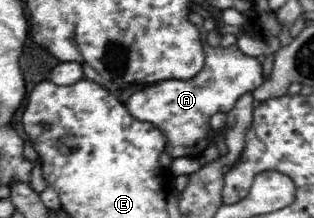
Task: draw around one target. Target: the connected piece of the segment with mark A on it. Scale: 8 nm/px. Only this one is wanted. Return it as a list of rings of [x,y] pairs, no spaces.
[[[235,44],[229,48],[207,46],[205,66],[195,78],[149,84],[135,92],[125,106],[133,118],[151,122],[161,128],[161,132],[167,136],[165,150],[169,156],[197,156],[209,144],[207,132],[211,130],[211,116],[215,112],[229,112],[243,94],[253,92],[263,82],[265,78],[261,76],[261,64],[257,58],[245,56]]]

